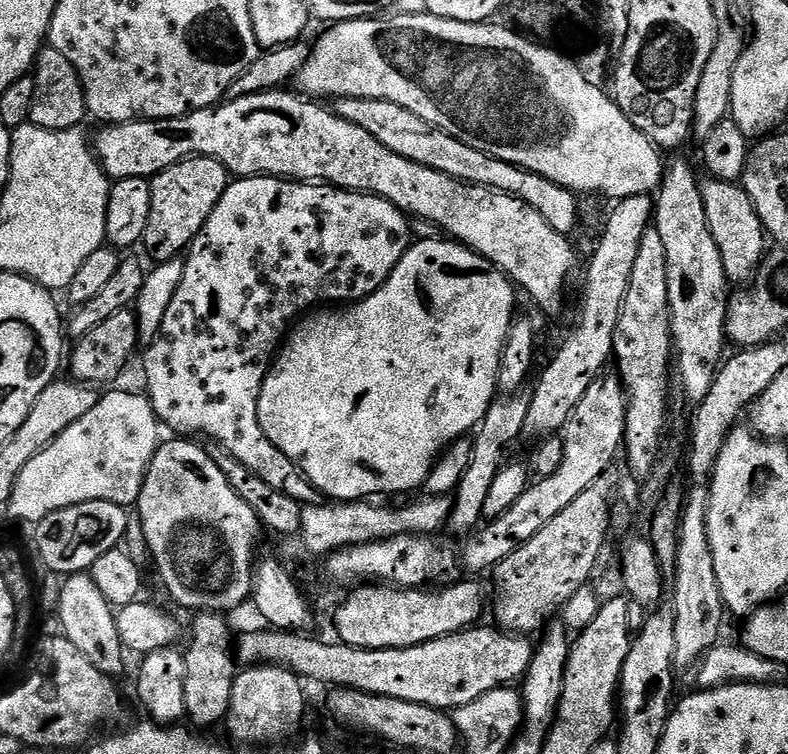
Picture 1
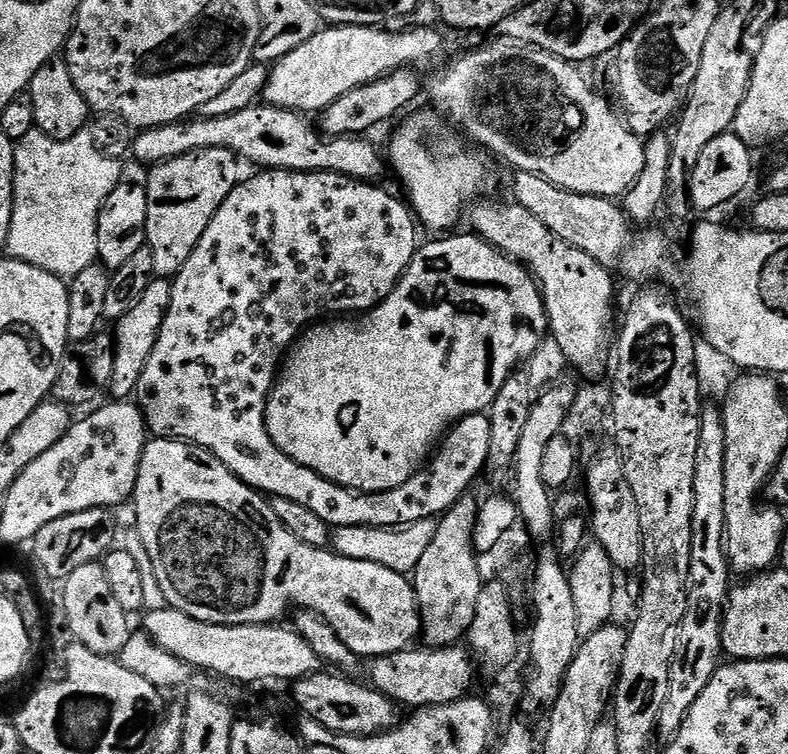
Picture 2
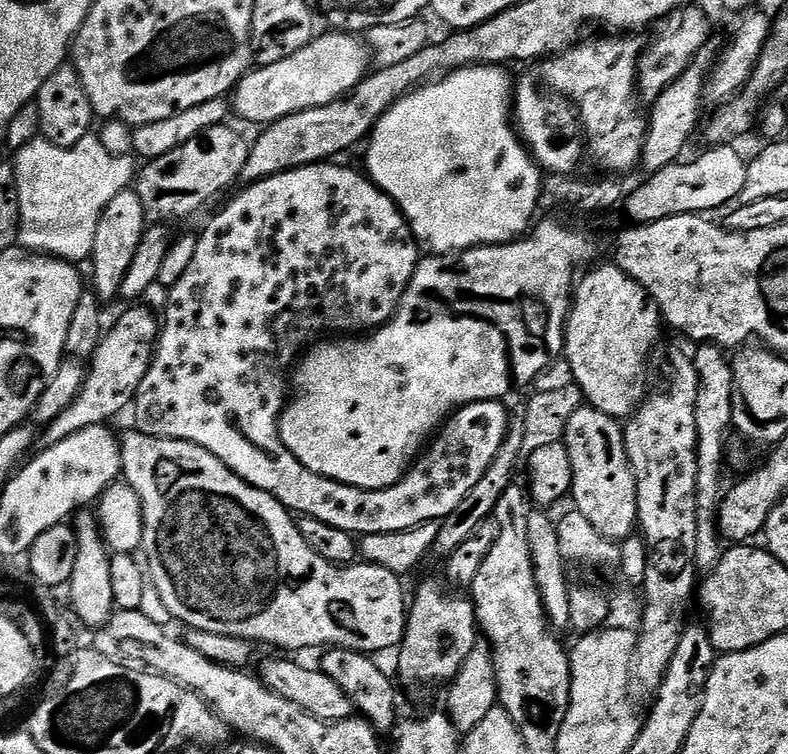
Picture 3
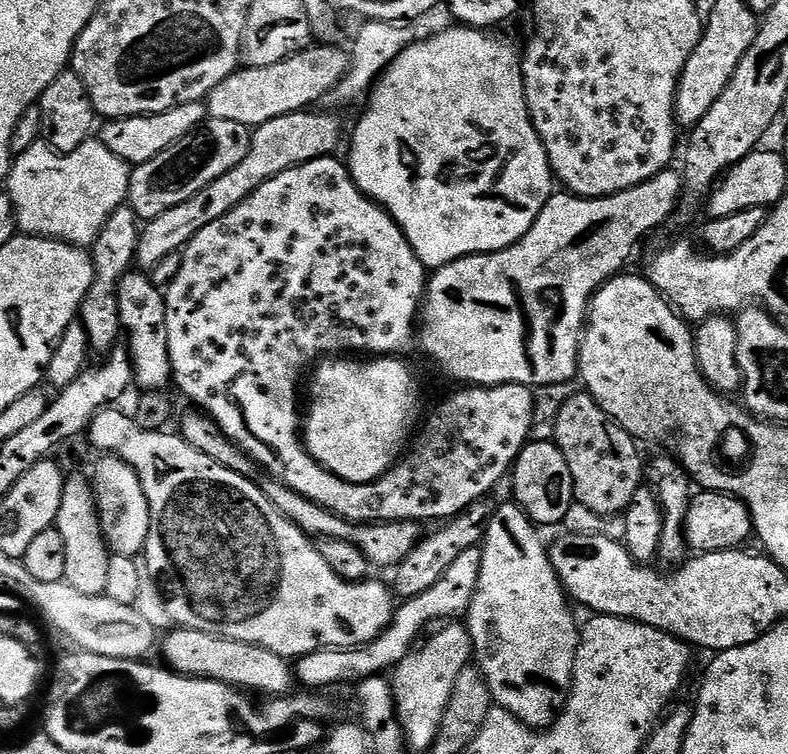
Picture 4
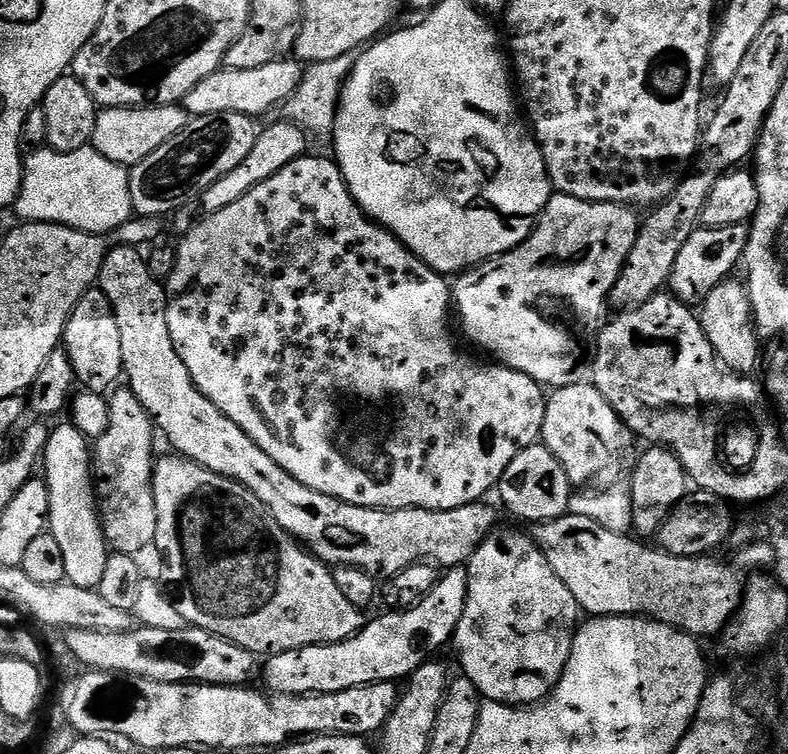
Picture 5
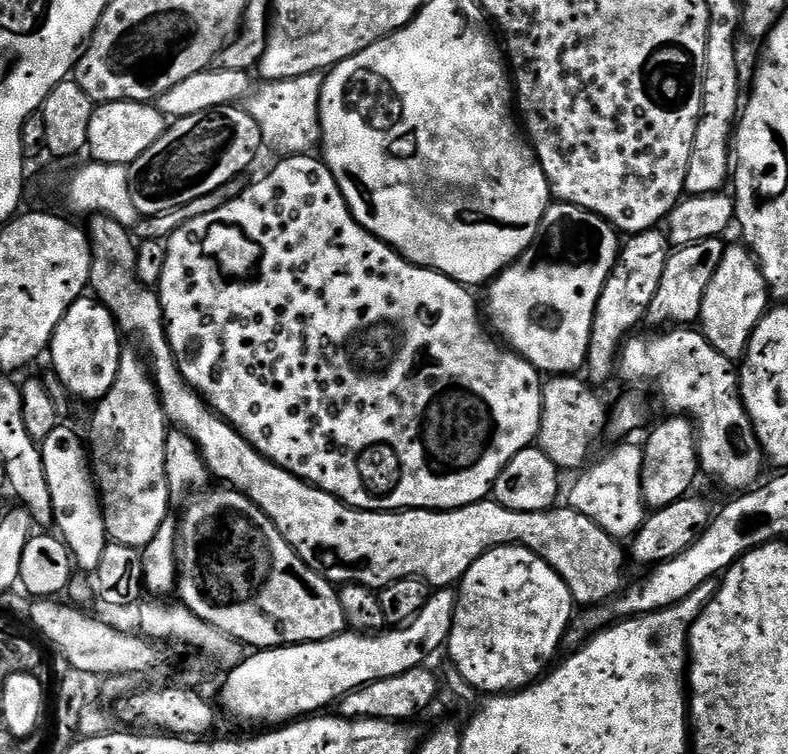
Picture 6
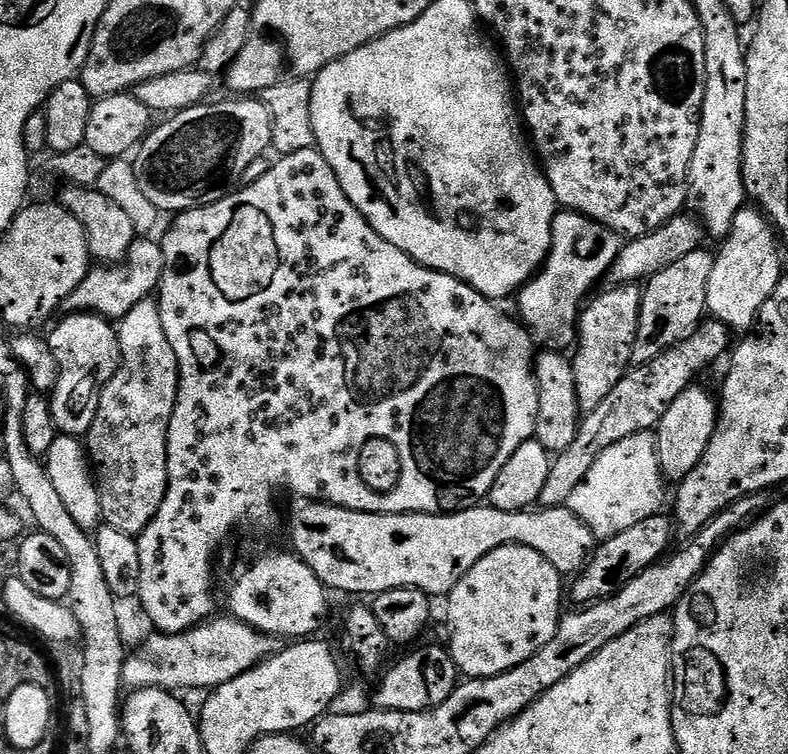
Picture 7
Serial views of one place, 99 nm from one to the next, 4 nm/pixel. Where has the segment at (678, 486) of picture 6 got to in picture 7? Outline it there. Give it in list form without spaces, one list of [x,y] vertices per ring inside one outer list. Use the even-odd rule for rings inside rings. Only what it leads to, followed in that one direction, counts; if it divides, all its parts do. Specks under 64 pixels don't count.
[[[691,384],[674,402],[655,429],[660,469],[667,481],[679,482],[694,470],[719,428],[719,403],[699,384]]]

